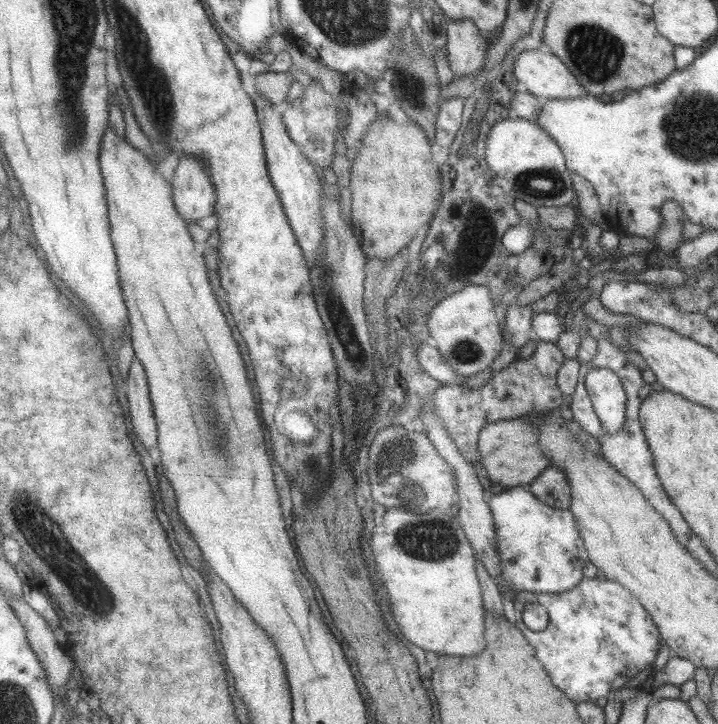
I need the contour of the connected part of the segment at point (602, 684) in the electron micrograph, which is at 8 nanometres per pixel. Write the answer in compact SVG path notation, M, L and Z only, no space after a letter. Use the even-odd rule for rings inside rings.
M596 577L580 580L571 590L560 593L539 593L523 591L513 600L516 612L513 612L515 626L527 636L527 640L536 648L536 658L545 666L548 676L553 676L553 684L569 696L569 700L595 701L607 696L609 691L622 687L631 677L637 676L643 668L652 666L659 648L661 636L653 620L643 609L639 600L612 580L598 580ZM528 602L538 602L547 610L548 624L543 631L533 632L523 622L523 610Z

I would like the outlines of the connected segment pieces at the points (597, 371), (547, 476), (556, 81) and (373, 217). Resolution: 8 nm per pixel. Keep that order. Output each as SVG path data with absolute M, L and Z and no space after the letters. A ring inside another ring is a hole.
M592 368L585 375L584 386L602 431L613 434L621 430L627 398L618 376L608 368Z
M549 466L527 488L545 504L568 509L571 506L571 485L564 474L564 469Z
M543 47L524 50L513 59L513 73L531 94L546 99L574 99L585 96L579 80Z
M389 115L381 116L375 120L375 124L369 128L369 134L363 138L361 150L356 153L352 162L352 183L350 191L351 201L351 225L355 229L356 236L364 245L369 259L393 260L400 252L417 236L417 232L423 228L423 224L431 221L437 208L437 196L441 198L441 190L445 183L440 183L437 191L437 171L431 154L432 141L429 140L425 130L413 120L405 123L393 120Z

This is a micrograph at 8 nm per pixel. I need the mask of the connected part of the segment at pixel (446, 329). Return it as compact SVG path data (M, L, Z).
M471 285L449 298L442 300L432 312L428 325L434 344L461 376L473 376L487 370L503 350L504 336L501 331L500 310L493 301L492 288Z

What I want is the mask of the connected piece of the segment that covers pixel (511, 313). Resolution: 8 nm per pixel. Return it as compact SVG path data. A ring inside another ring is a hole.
M525 305L522 308L509 307L505 312L505 331L504 334L508 342L517 350L527 346L534 338L532 330L533 317L536 315L535 310Z

